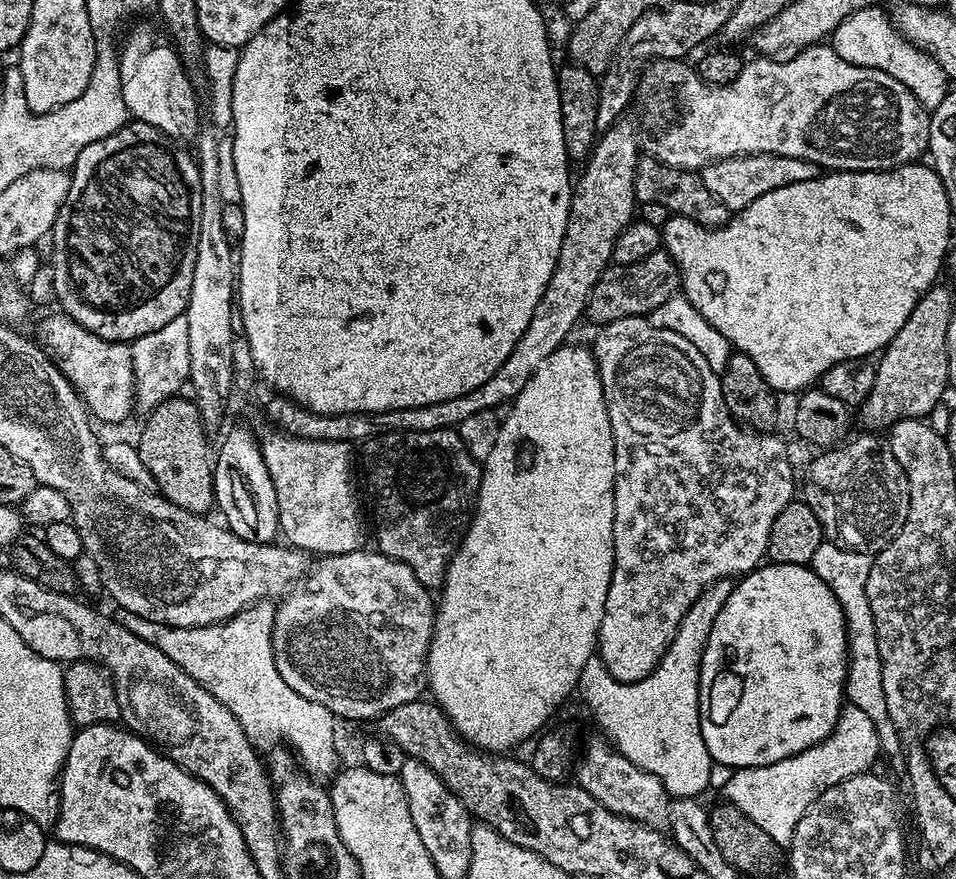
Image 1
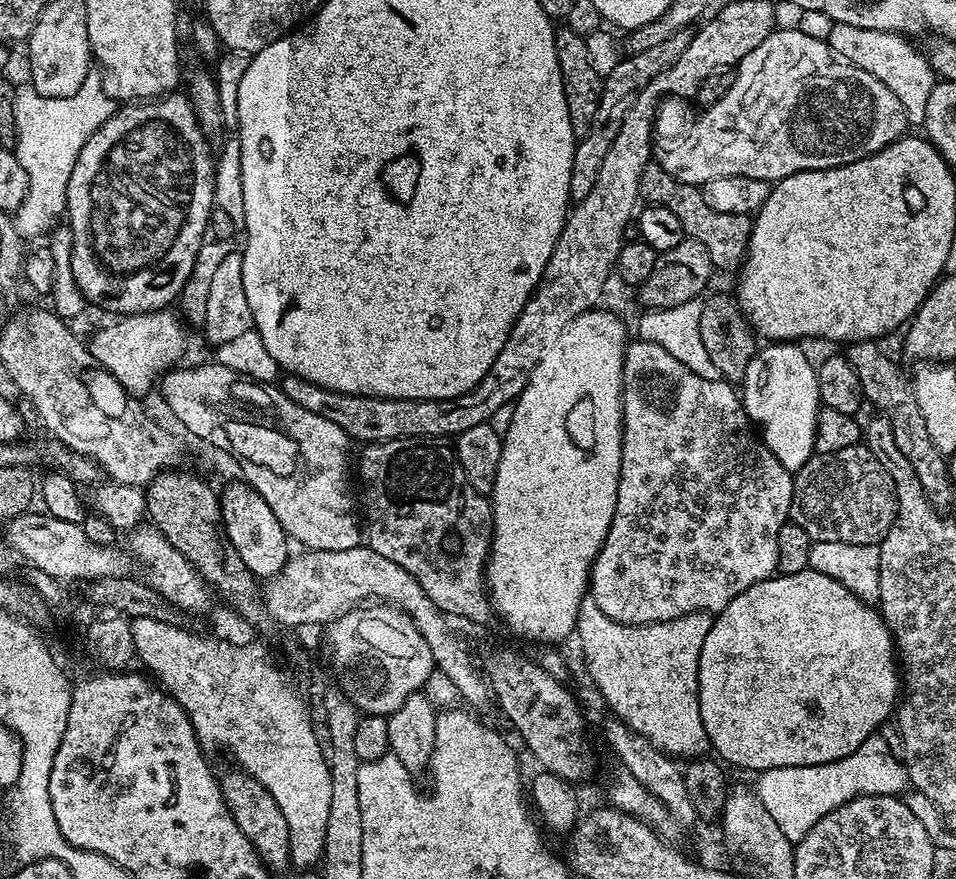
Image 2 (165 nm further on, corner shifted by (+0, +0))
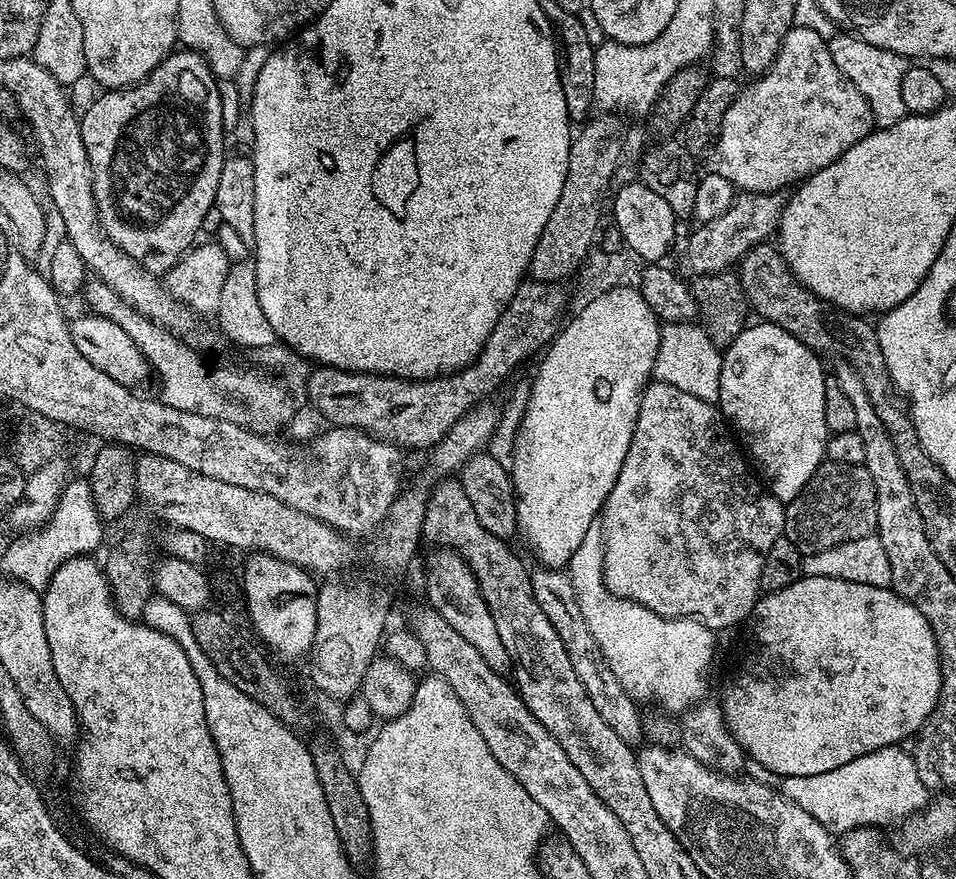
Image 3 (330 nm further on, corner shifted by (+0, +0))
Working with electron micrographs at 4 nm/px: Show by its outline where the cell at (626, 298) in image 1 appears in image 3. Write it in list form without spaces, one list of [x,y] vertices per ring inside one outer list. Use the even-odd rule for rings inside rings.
[[[741,191],[726,214],[696,226],[684,244],[684,264],[692,271],[691,275],[712,276],[731,269],[754,245],[765,243],[771,237],[768,235],[779,229],[785,206],[780,198],[776,194]]]

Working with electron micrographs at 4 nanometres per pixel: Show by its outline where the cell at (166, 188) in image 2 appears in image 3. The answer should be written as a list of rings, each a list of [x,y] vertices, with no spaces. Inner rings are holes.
[[[176,50],[169,54],[147,78],[127,88],[114,88],[101,91],[101,96],[89,106],[79,117],[82,130],[82,142],[86,146],[86,154],[90,158],[92,171],[92,189],[96,203],[96,219],[100,221],[102,230],[130,258],[134,258],[148,272],[163,274],[179,262],[180,257],[193,247],[194,241],[201,235],[203,218],[215,205],[218,194],[218,174],[222,174],[222,166],[226,159],[224,152],[224,135],[222,102],[219,96],[217,77],[212,75],[208,64],[191,50]]]

